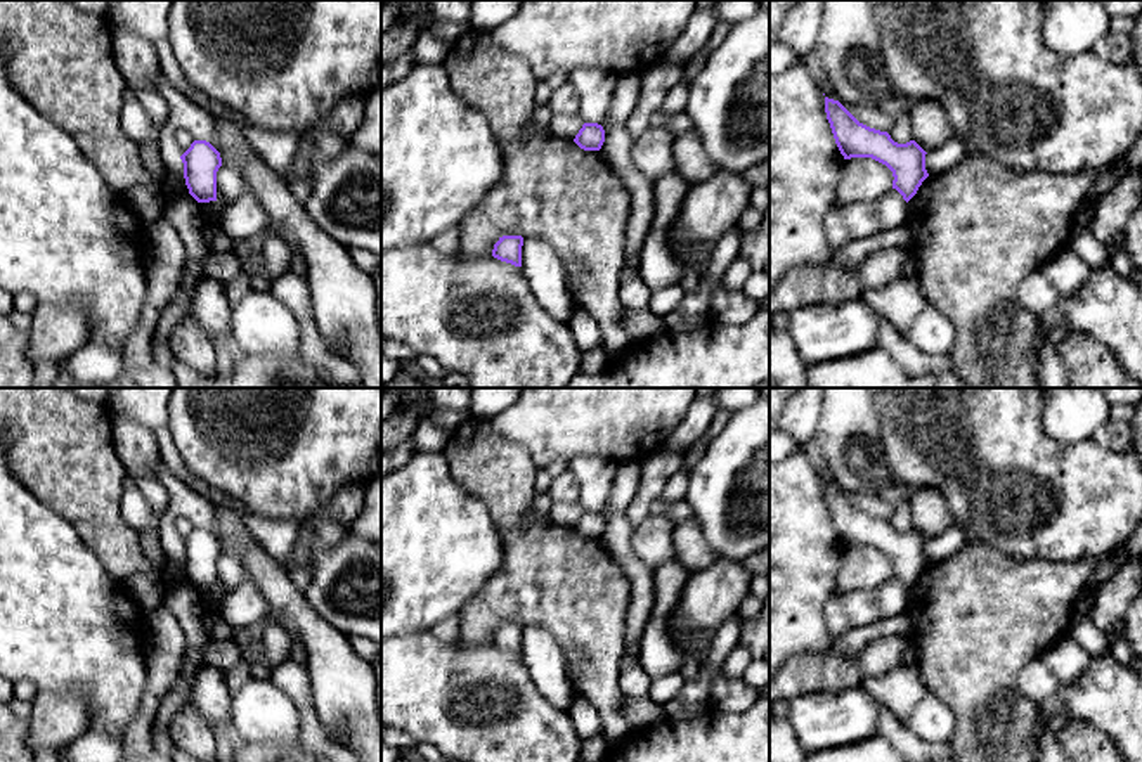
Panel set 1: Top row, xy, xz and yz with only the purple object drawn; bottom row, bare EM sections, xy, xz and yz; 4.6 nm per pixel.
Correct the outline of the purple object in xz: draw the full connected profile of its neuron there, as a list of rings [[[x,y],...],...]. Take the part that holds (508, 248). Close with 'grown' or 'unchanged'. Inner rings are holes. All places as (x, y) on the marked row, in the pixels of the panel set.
[[[503,236],[494,244],[492,256],[515,267],[522,267],[522,246],[522,236]]] | unchanged

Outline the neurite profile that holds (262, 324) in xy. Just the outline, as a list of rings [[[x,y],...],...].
[[[270,291],[244,294],[234,308],[232,336],[246,355],[291,355],[302,346],[295,313]]]

